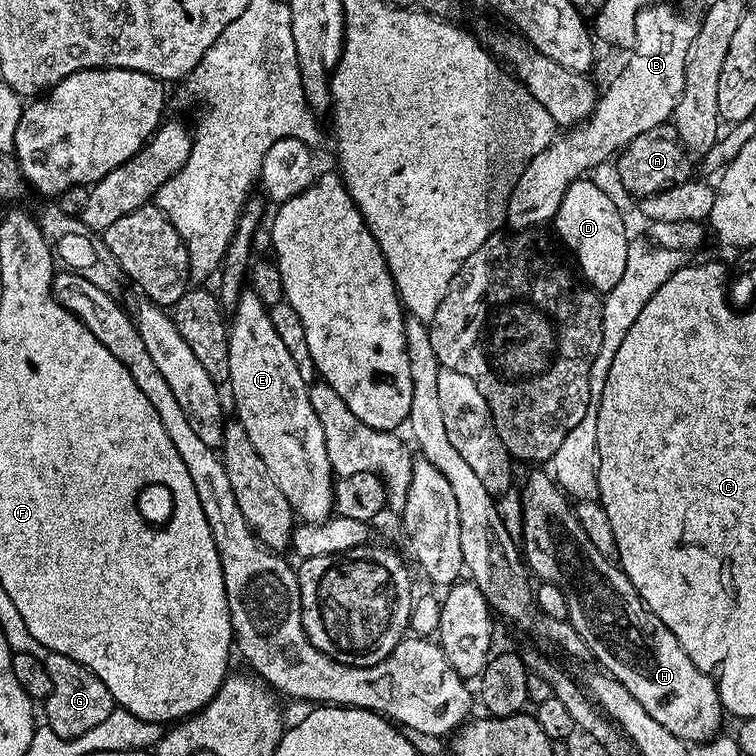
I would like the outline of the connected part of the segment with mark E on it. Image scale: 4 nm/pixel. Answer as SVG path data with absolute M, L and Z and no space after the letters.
M251 290L242 292L234 309L230 320L228 345L230 387L232 400L236 403L235 419L246 430L250 442L254 442L254 450L258 450L262 462L266 462L266 470L274 474L274 482L278 482L278 490L286 494L286 502L290 502L293 513L301 521L310 524L324 523L334 512L334 473L330 454L326 452L326 434L322 432L322 422L318 422L318 414L314 414L314 406L310 406L309 381L304 380L302 374L298 374L298 366L286 342L278 338L274 322L270 322L268 308L260 301L258 294Z

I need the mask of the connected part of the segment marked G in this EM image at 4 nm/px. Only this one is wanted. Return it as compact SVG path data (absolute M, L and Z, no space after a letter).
M49 652L44 665L46 670L50 670L52 683L52 693L46 702L48 708L46 724L54 730L54 734L73 740L86 734L88 730L94 730L94 726L102 726L102 722L110 718L114 701L110 690L106 690L102 678L98 678L86 666L74 662L74 658L57 652Z

